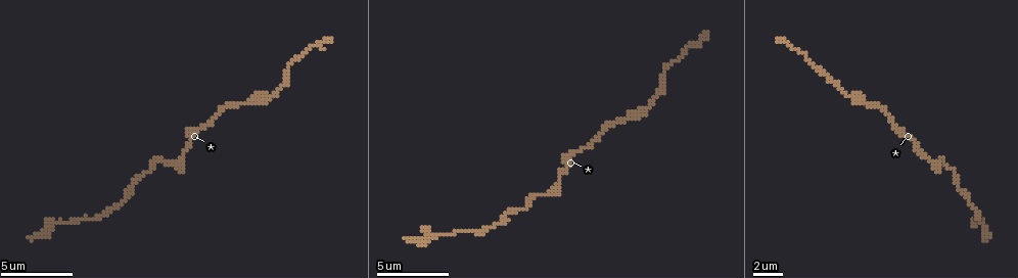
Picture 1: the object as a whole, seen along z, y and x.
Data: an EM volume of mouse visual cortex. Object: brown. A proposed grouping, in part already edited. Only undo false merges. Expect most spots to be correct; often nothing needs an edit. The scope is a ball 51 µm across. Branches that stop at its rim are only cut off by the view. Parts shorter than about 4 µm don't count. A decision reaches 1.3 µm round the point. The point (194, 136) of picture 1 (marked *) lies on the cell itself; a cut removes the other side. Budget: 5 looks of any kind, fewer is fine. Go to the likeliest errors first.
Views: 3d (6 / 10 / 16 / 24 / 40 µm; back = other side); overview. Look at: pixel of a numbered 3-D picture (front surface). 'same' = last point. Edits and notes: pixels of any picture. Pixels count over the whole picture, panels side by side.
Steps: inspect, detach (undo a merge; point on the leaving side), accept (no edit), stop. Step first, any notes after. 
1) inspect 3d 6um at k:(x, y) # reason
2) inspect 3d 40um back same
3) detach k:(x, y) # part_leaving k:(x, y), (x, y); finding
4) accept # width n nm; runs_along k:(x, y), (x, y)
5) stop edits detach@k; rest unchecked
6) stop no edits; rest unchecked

inspect 3d 6um at 1:(159, 159) # sudden change in width

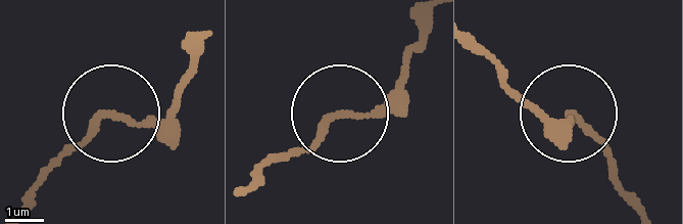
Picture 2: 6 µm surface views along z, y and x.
accept # width 170 nm; runs_along 2:(429, 29), (393, 93), (338, 117), (315, 142), (280, 159); one cell here

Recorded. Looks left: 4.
inspect 3d 6um at 1:(850, 95) # sudden change in width

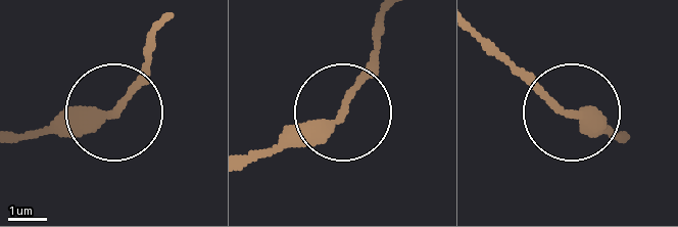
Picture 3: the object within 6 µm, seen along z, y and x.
accept # runs_along 3:(23, 137), (102, 125), (150, 49); one cell here

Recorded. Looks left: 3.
inspect 3d 16um at 1:(800, 51) # calibre changes

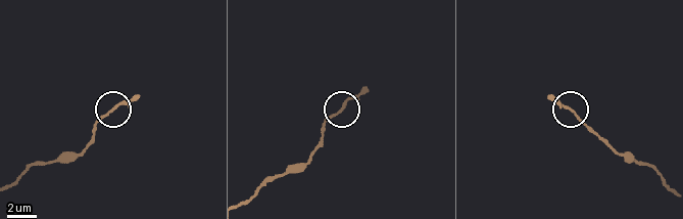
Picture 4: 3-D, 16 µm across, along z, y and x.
inspect 3d 16um back at 4:(569, 110) # other side

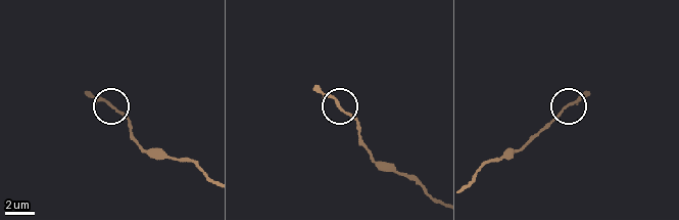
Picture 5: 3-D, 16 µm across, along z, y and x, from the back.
accept # runs_along 5:(435, 200), (409, 178), (380, 165), (357, 124), (316, 85); one cell here

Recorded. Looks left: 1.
stop no edits; rest unchecked

